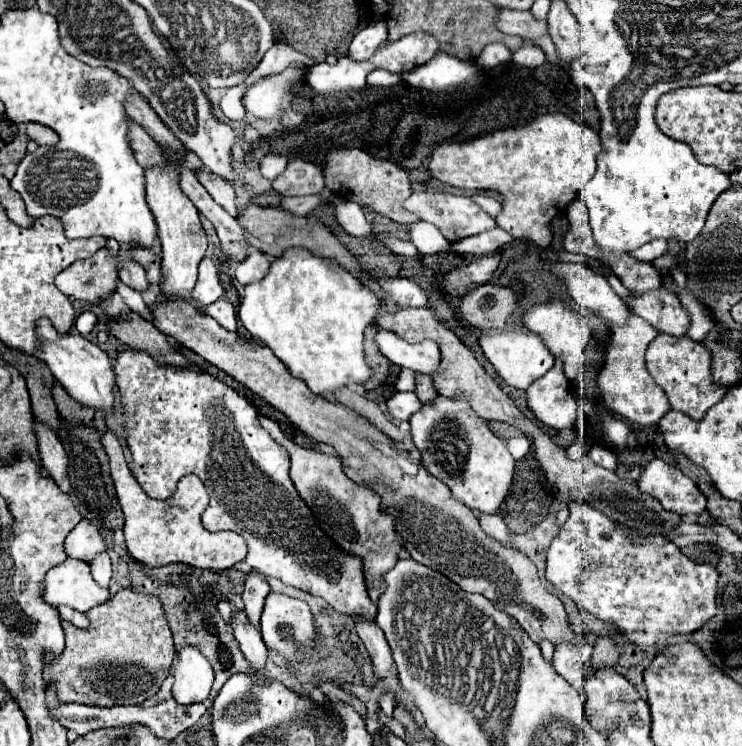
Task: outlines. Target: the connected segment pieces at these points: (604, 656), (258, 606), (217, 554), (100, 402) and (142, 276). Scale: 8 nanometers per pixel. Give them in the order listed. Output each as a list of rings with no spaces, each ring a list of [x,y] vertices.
[[[598,637],[598,643],[592,655],[592,665],[600,665],[600,663],[614,665],[616,661],[618,661],[618,647],[610,641],[610,637]]]
[[[252,571],[244,573],[244,609],[250,617],[250,623],[254,623],[258,627],[260,623],[260,613],[262,613],[262,603],[266,599],[266,595],[270,593],[270,585],[262,575],[254,575]]]
[[[112,431],[102,435],[102,445],[110,459],[110,475],[114,479],[116,495],[124,511],[124,537],[126,549],[132,559],[148,567],[164,567],[170,563],[184,563],[198,569],[230,569],[246,557],[244,541],[210,541],[210,531],[204,531],[200,515],[208,507],[209,496],[205,485],[196,475],[186,475],[178,482],[176,491],[168,501],[150,501],[144,491],[134,483],[128,469],[124,449]]]
[[[38,319],[36,325],[38,325],[36,335],[40,337],[40,347],[34,355],[50,367],[52,375],[56,377],[58,383],[64,385],[64,389],[70,393],[70,397],[74,397],[82,405],[94,407],[96,411],[112,409],[116,379],[112,373],[110,357],[100,347],[92,345],[90,341],[86,341],[80,335],[58,333],[54,329],[54,325],[50,323],[50,319]]]
[[[122,259],[118,275],[128,287],[132,287],[140,293],[148,289],[148,279],[146,279],[146,273],[144,273],[144,267],[140,263],[136,263],[134,259]]]

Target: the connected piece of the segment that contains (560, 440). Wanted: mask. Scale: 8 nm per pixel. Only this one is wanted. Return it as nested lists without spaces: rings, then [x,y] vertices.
[[[560,429],[554,437],[552,437],[552,441],[558,445],[558,447],[562,447],[564,451],[572,445],[572,441],[576,439],[576,435],[574,435],[574,431],[572,429]]]

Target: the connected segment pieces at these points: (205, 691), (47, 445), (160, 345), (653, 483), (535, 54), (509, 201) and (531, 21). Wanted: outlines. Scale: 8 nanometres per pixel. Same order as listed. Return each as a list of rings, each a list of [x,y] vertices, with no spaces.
[[[184,645],[178,651],[178,665],[172,675],[174,675],[172,695],[180,705],[202,703],[210,695],[214,671],[198,647]]]
[[[34,419],[34,433],[38,439],[38,451],[44,469],[52,475],[52,479],[64,487],[64,491],[70,489],[68,483],[68,459],[62,443],[58,441],[56,433],[52,431],[50,425]]]
[[[134,311],[120,313],[118,317],[110,317],[106,321],[106,327],[116,339],[126,343],[128,347],[148,351],[154,359],[162,363],[174,363],[174,365],[186,365],[190,369],[198,369],[170,347],[166,335],[162,335],[150,321],[142,319]]]
[[[662,459],[650,461],[638,481],[642,493],[654,497],[666,511],[690,515],[704,513],[706,499],[692,479],[682,475],[678,467],[664,463]]]
[[[524,43],[512,57],[514,63],[518,65],[524,65],[524,67],[540,67],[544,61],[546,61],[546,55],[544,51],[538,47],[538,45],[532,45],[532,43]]]
[[[546,113],[542,117],[538,115],[532,123],[478,135],[466,143],[440,143],[432,153],[428,171],[434,179],[450,187],[498,191],[504,197],[502,211],[498,213],[498,225],[504,231],[510,231],[510,235],[514,235],[516,239],[526,239],[538,247],[548,247],[552,243],[552,219],[568,209],[570,203],[582,193],[582,187],[592,179],[596,171],[596,157],[600,153],[600,137],[588,125],[578,125],[564,113]]]
[[[498,9],[496,27],[502,33],[518,35],[528,41],[534,41],[534,37],[540,37],[548,31],[546,21],[536,21],[530,11],[516,11],[516,9]]]

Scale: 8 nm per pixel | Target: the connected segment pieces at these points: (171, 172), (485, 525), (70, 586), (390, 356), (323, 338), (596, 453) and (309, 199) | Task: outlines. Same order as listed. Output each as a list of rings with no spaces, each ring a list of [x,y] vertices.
[[[164,149],[166,165],[146,169],[146,203],[154,215],[154,221],[158,225],[158,237],[162,245],[162,273],[164,281],[160,285],[160,293],[164,297],[190,297],[196,277],[198,277],[198,265],[206,253],[208,241],[206,233],[202,229],[198,209],[186,193],[180,189],[180,167],[184,165],[184,155],[178,155],[178,151]]]
[[[480,513],[478,515],[478,519],[480,519],[480,525],[482,525],[482,529],[490,535],[490,537],[494,537],[496,541],[500,541],[500,543],[504,543],[504,545],[510,545],[510,531],[508,531],[508,527],[506,527],[506,523],[502,521],[502,517],[500,515],[488,515],[488,513]]]
[[[66,559],[46,575],[44,599],[54,607],[70,605],[76,611],[88,611],[90,607],[104,603],[108,597],[108,589],[94,583],[90,565],[80,559]]]
[[[378,327],[376,329],[376,345],[380,353],[394,365],[402,369],[412,369],[424,375],[430,375],[438,369],[440,363],[440,351],[436,343],[432,341],[422,341],[418,345],[410,345],[402,341],[396,333]]]
[[[290,247],[272,261],[266,277],[246,285],[238,317],[250,335],[268,345],[314,393],[328,395],[338,387],[362,385],[372,375],[362,351],[366,325],[372,325],[382,311],[396,311],[400,303],[402,307],[424,307],[426,295],[410,279],[372,277],[382,287],[382,295],[364,287],[360,279],[332,259]]]
[[[592,445],[586,455],[590,457],[590,461],[594,461],[596,465],[604,467],[604,469],[616,469],[616,457],[610,449],[606,447],[600,447],[600,445]]]
[[[306,195],[306,197],[282,197],[280,201],[280,209],[288,211],[290,215],[306,215],[310,213],[314,207],[328,203],[328,199],[320,199],[316,195]]]

